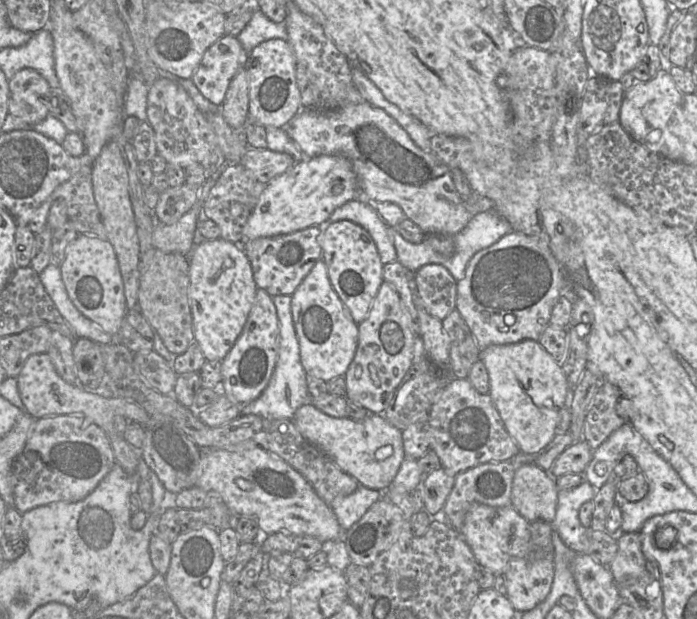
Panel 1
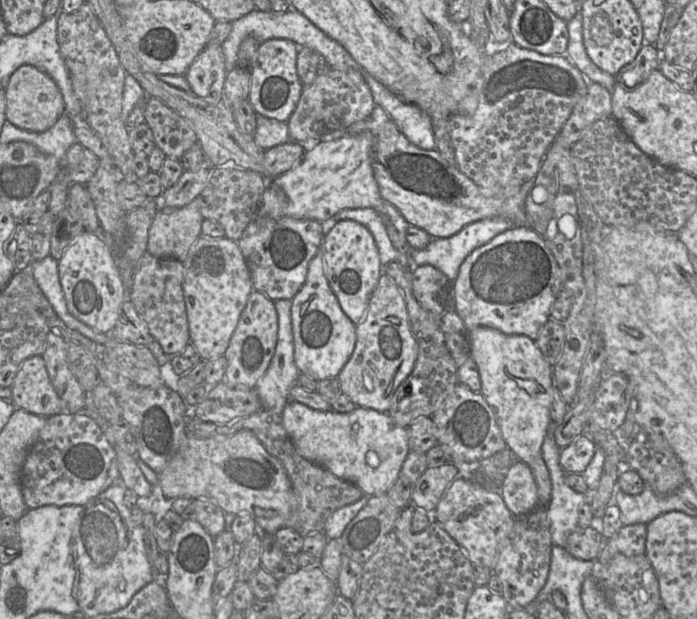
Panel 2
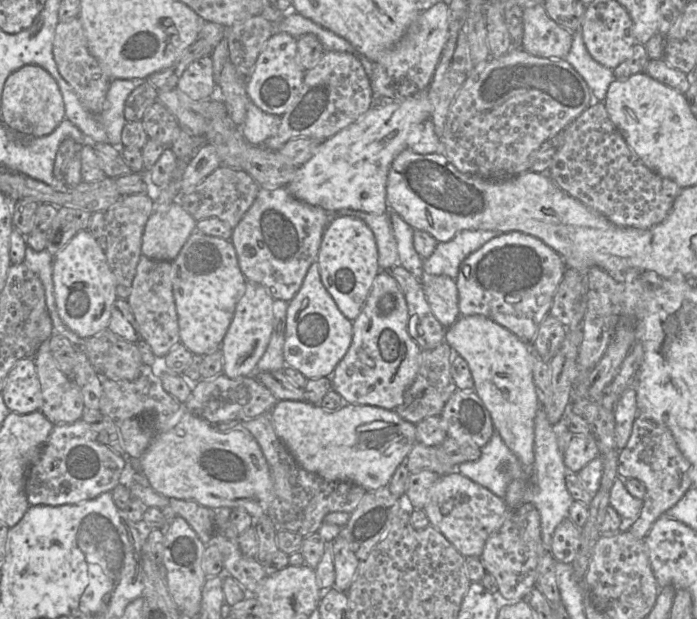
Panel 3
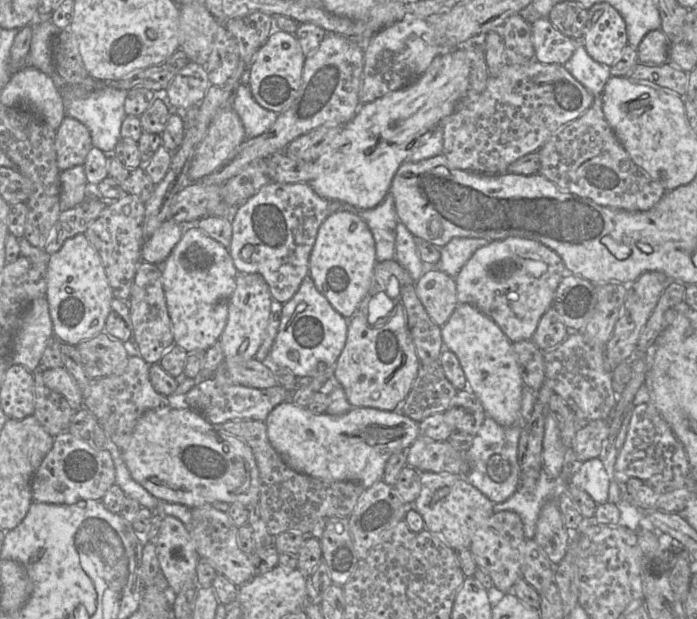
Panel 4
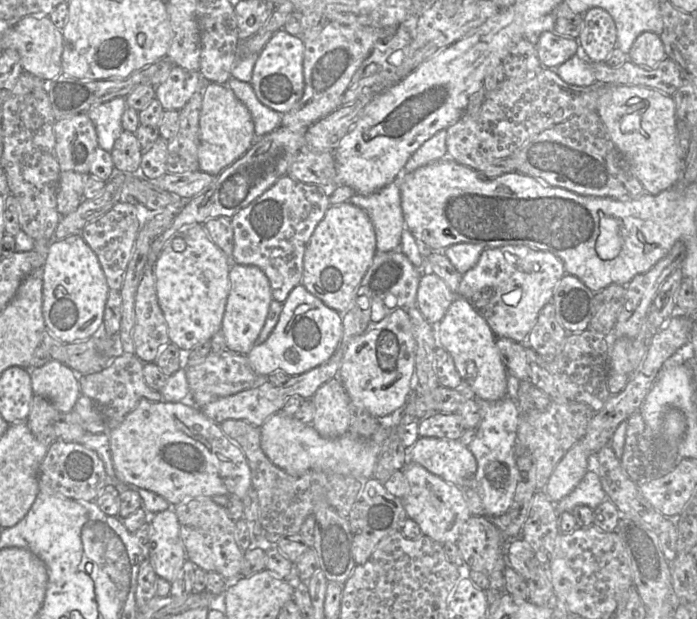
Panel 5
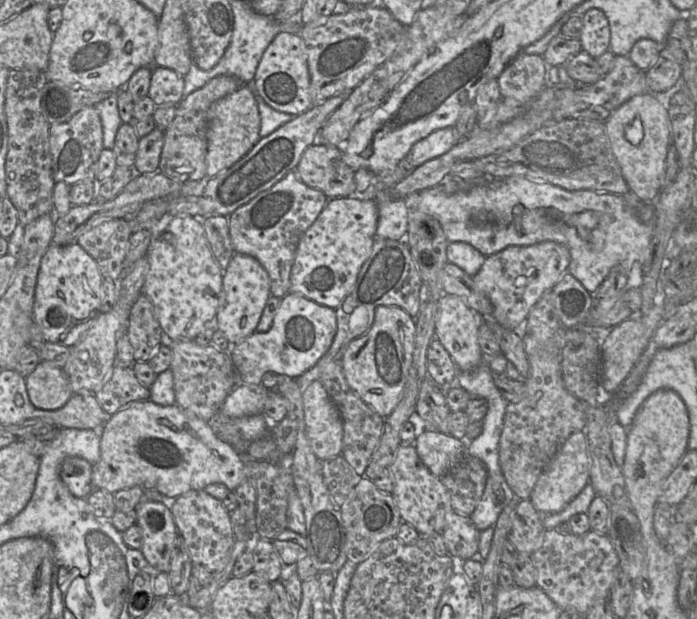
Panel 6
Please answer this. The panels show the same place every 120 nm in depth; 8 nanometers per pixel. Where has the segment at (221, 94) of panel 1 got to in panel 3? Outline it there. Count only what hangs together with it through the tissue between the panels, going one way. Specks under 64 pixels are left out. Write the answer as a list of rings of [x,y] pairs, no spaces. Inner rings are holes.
[[[211,56],[192,62],[183,72],[176,87],[194,101],[208,99],[216,87]]]

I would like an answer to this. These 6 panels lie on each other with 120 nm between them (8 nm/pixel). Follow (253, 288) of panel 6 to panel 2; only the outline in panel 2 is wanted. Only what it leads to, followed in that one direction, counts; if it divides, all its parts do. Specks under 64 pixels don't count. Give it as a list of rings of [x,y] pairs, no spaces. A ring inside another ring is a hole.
[[[253,290],[224,354],[227,360],[224,381],[230,386],[255,388],[274,355],[278,338],[278,315],[275,302],[260,291]]]

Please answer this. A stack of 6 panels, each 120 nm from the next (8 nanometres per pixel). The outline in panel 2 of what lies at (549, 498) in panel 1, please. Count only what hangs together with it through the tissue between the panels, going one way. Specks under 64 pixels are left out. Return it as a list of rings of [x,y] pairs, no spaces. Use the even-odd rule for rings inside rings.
[[[520,460],[508,469],[500,494],[515,517],[525,516],[539,506],[534,475],[530,467]]]

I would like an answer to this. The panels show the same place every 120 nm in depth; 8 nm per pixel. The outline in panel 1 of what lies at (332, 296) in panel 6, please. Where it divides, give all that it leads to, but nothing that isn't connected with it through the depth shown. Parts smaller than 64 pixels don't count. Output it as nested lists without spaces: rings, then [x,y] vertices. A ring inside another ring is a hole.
[[[350,220],[331,223],[321,235],[322,259],[328,278],[346,307],[349,316],[360,324],[368,315],[379,287],[383,282],[383,264],[369,232]]]

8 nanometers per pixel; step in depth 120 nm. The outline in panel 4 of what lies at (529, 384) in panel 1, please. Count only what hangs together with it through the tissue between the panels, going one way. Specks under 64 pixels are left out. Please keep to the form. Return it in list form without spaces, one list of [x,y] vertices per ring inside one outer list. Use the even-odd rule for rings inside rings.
[[[458,303],[448,321],[441,326],[441,336],[444,348],[452,351],[457,356],[467,379],[468,389],[480,400],[486,415],[505,427],[520,423],[524,383],[513,350],[513,343],[506,337],[499,326],[474,306]]]

